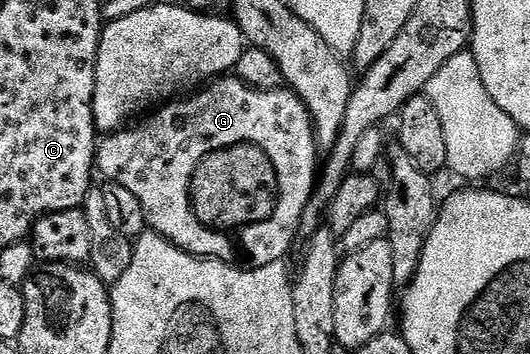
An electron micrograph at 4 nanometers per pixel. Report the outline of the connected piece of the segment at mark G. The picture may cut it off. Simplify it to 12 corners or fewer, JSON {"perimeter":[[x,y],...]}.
{"perimeter":[[219,77],[98,144],[174,247],[280,262],[317,186],[290,89]]}

